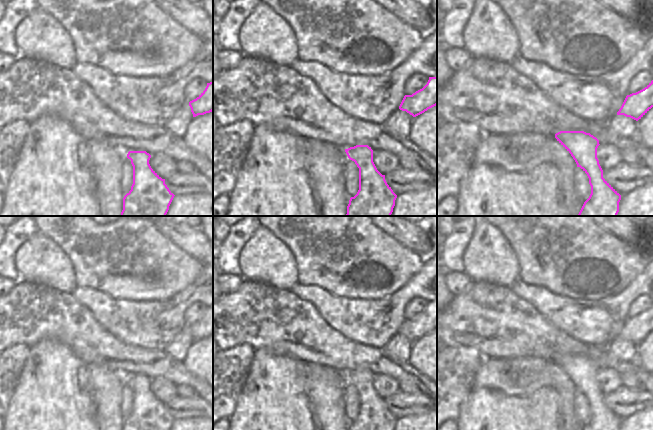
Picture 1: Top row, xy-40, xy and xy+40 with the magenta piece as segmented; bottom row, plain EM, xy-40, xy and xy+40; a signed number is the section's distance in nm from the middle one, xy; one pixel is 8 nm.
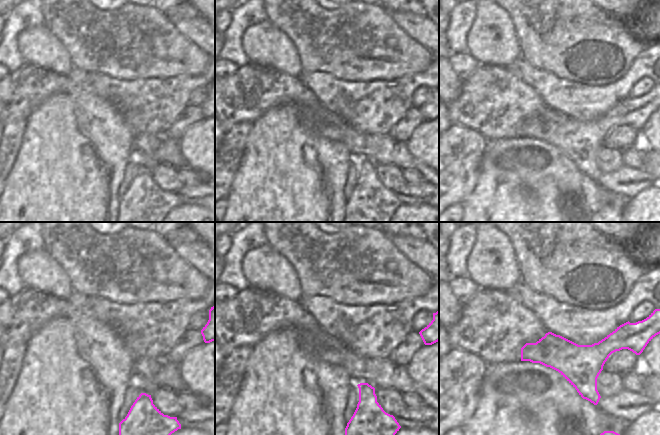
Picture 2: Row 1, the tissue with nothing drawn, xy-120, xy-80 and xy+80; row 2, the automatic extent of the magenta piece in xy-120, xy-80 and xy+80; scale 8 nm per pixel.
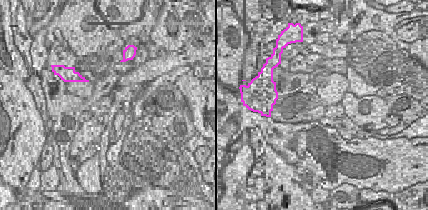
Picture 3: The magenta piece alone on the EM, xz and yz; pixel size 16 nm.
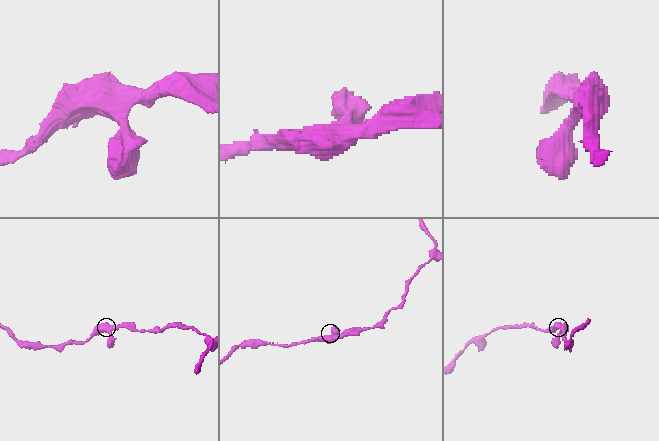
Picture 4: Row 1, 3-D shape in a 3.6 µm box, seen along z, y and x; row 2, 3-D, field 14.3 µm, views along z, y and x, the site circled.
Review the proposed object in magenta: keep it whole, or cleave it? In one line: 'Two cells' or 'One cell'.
One cell

